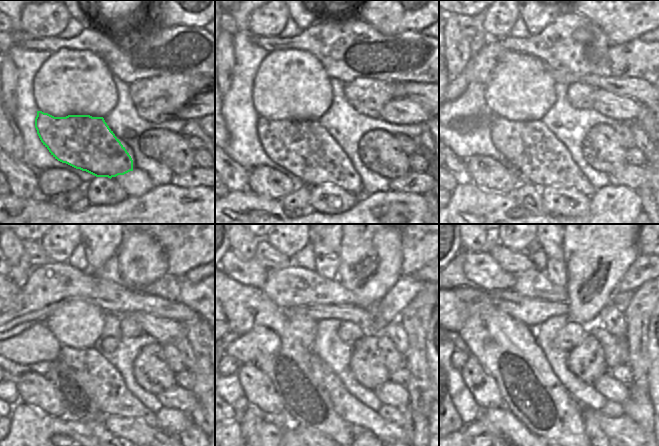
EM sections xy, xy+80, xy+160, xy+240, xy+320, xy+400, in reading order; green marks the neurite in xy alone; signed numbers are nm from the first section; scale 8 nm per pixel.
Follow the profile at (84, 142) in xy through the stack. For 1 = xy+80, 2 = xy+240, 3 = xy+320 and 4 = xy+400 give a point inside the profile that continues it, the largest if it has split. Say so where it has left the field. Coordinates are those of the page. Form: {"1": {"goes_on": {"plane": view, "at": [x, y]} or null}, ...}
{"1": {"goes_on": {"plane": "xy+80", "at": [304, 146]}}, "2": {"goes_on": {"plane": "xy+240", "at": [100, 378]}}, "3": {"goes_on": {"plane": "xy+320", "at": [349, 408]}}, "4": {"goes_on": {"plane": "xy+400", "at": [622, 427]}}}

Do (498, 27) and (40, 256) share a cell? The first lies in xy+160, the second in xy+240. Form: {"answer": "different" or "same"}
{"answer": "different"}

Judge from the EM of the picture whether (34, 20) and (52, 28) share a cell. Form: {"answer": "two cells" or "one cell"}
{"answer": "one cell"}

